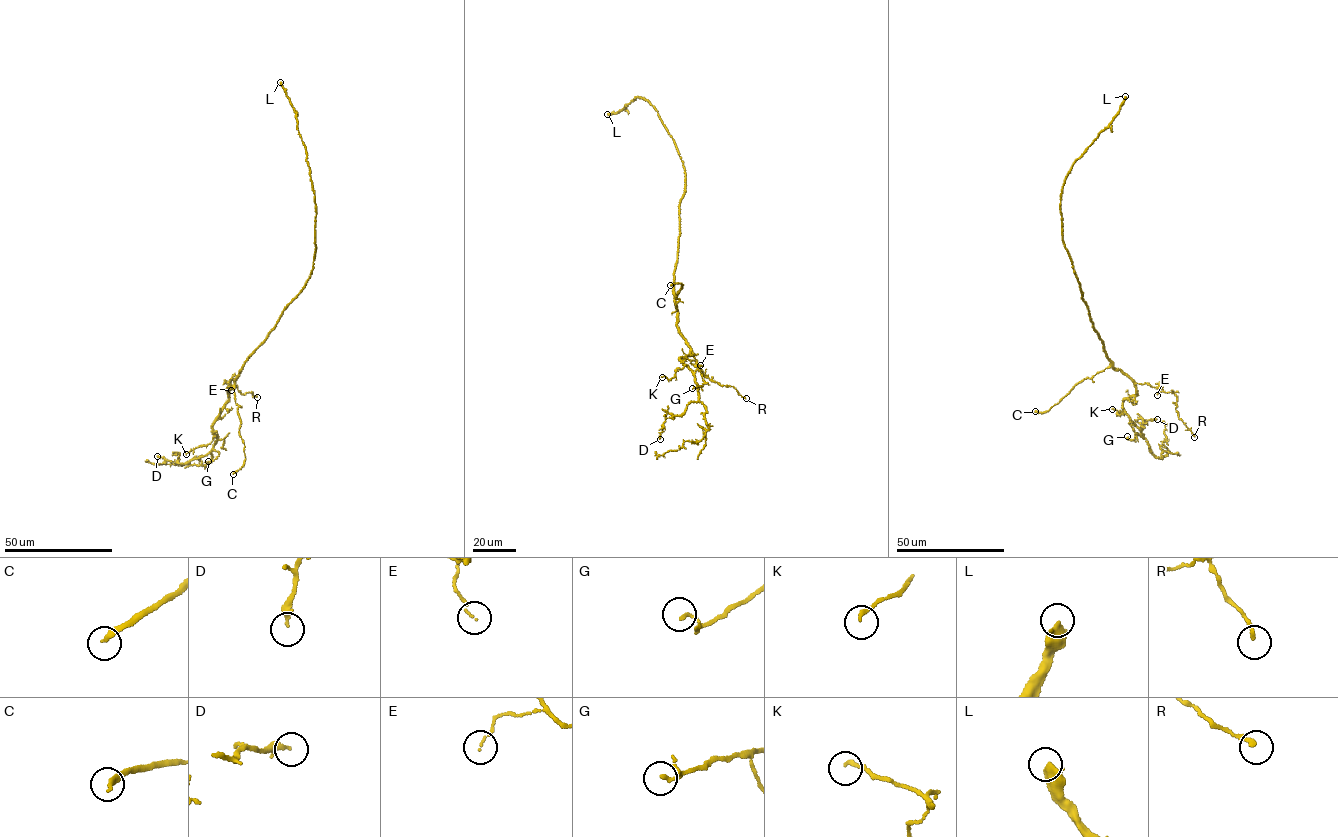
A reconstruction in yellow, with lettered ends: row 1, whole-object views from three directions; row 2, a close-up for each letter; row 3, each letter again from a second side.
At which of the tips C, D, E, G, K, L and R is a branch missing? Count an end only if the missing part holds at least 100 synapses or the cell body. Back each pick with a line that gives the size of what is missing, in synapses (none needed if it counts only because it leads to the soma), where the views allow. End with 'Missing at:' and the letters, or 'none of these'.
L: Roughly 250 synapses
Missing at: C, L

